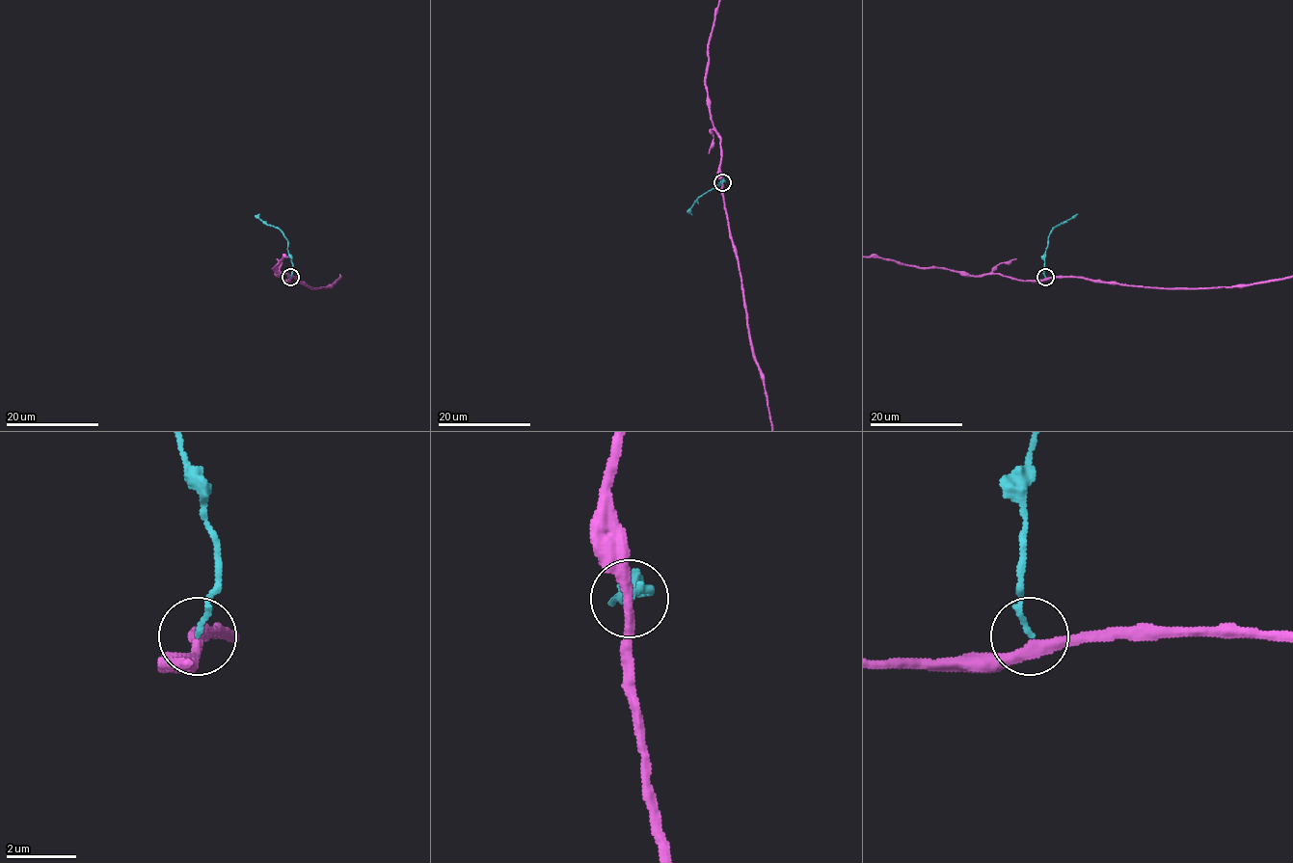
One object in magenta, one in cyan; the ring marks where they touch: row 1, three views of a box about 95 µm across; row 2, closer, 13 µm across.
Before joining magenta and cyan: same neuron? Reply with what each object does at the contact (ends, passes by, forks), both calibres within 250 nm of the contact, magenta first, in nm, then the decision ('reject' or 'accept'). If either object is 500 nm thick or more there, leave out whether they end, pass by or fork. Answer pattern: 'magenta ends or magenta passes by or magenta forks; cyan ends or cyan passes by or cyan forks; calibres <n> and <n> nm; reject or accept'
magenta passes by; cyan ends; calibres 320 and 140 nm; accept

